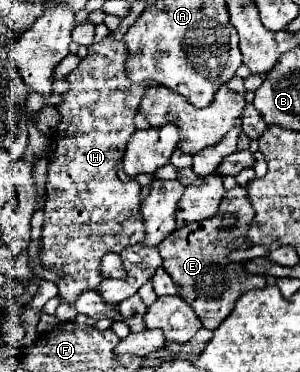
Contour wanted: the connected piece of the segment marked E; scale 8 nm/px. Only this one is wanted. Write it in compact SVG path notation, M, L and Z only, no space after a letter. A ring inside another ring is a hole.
M242 186L232 188L232 206L230 202L226 202L220 208L220 214L212 216L210 220L202 220L202 222L192 222L190 226L182 226L176 228L174 234L170 234L170 238L162 240L162 246L158 246L160 256L164 260L162 268L174 278L174 282L178 282L178 286L182 288L182 298L194 308L194 312L198 314L198 318L202 320L202 326L206 330L216 330L216 326L232 312L234 302L252 288L262 288L266 286L264 276L260 274L242 274L240 280L240 268L242 264L228 260L228 252L230 250L238 250L238 248L248 248L248 244L244 244L244 234L246 234L246 226L252 222L254 210L246 198L246 190ZM226 216L234 216L236 224L230 228L222 228L222 222Z

